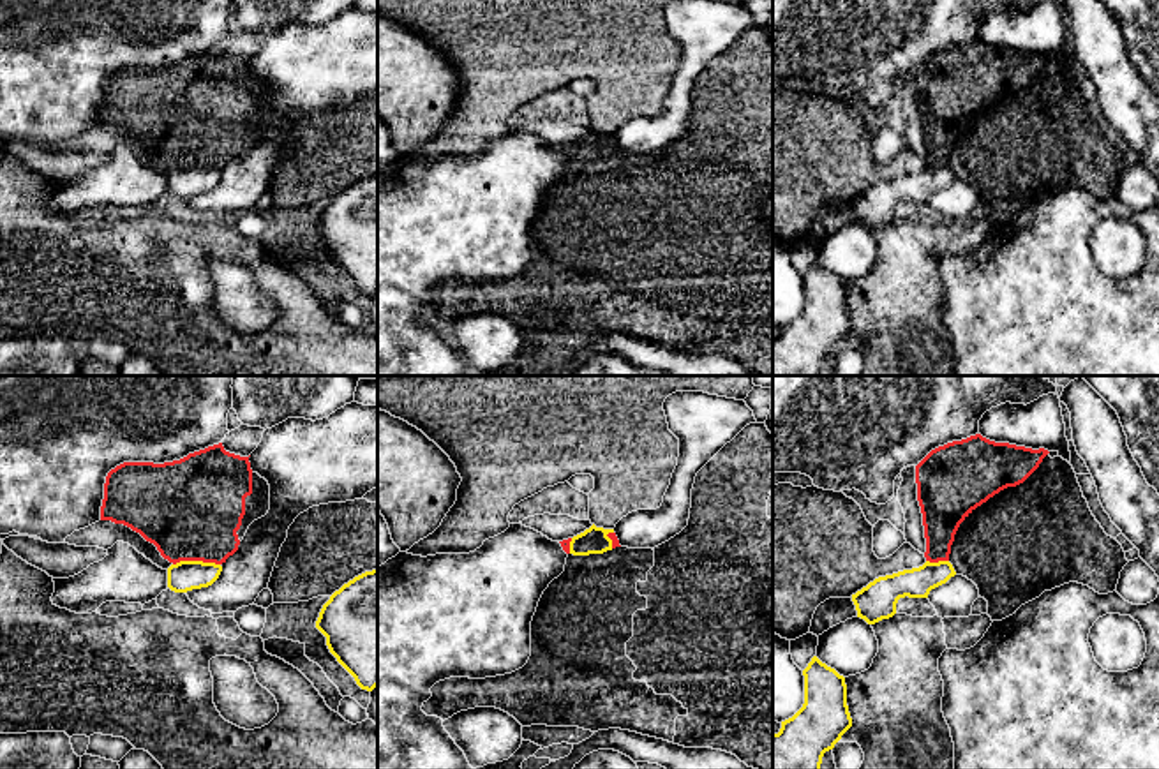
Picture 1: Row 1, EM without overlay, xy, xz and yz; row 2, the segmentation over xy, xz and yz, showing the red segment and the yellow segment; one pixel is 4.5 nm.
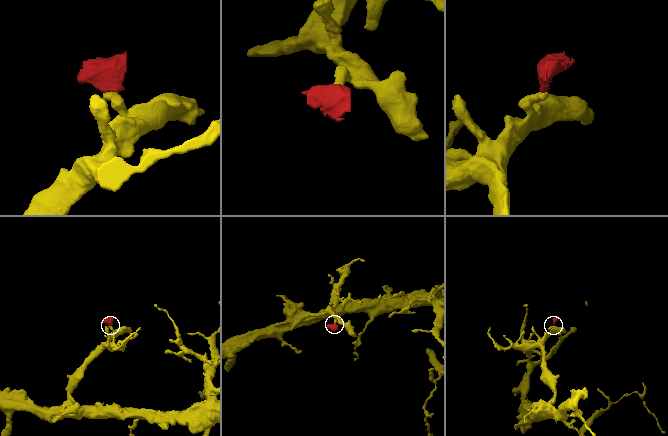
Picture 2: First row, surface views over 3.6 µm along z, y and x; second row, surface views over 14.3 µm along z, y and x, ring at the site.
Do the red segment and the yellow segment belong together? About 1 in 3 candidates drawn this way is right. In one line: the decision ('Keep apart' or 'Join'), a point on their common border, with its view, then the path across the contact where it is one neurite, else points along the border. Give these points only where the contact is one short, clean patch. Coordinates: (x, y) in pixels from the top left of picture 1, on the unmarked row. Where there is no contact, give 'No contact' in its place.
Keep apart. Touches red at xy (196, 164). Boundary: xy (219, 168), (177, 166), (173, 170)

